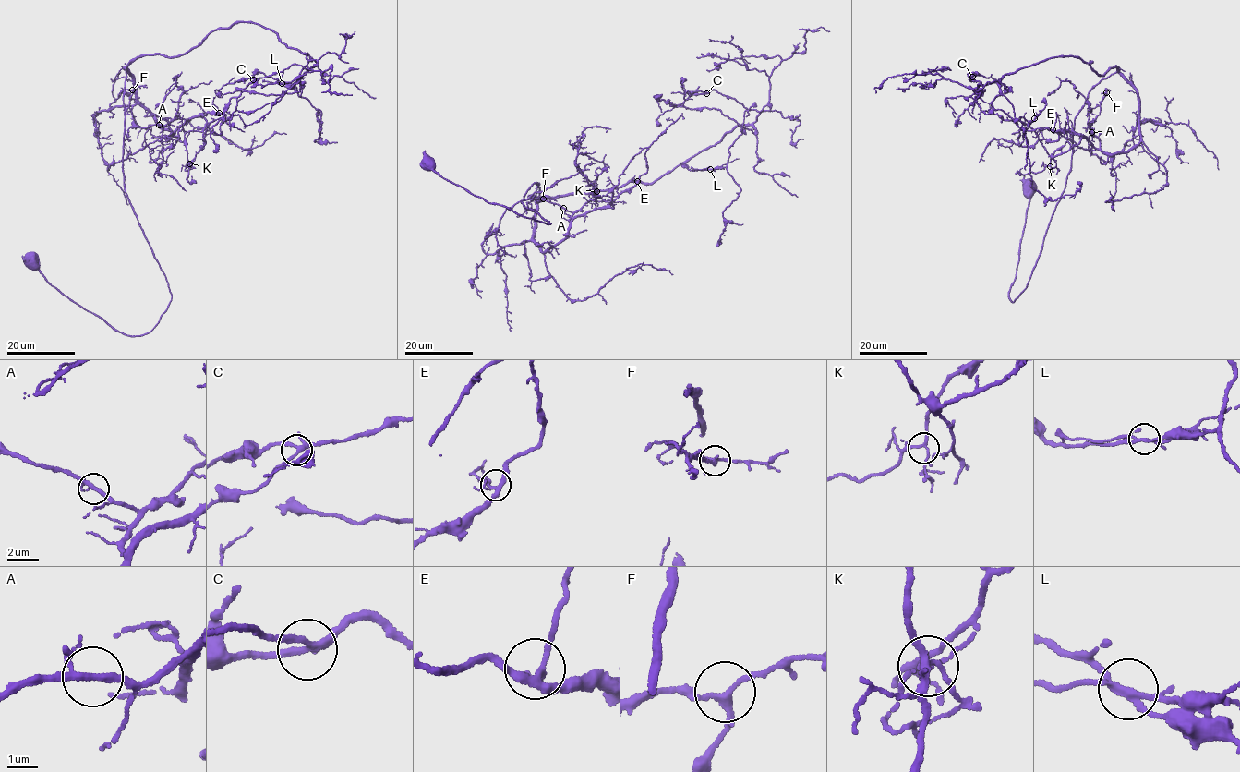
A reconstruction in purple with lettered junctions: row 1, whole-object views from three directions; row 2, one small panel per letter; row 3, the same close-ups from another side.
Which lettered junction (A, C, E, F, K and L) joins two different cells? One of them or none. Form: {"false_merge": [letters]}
{"false_merge": ["L"]}

